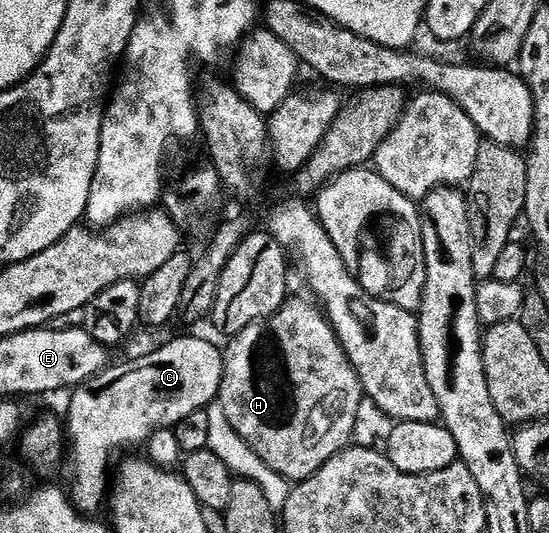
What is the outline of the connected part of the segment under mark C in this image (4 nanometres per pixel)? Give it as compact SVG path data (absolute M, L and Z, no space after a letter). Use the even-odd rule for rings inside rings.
M177 338L174 342L169 342L166 346L161 346L158 350L153 350L150 354L145 354L142 358L137 358L134 362L125 362L122 366L116 364L110 365L108 368L90 378L88 382L81 383L68 395L69 398L69 422L67 421L67 462L73 465L73 494L71 490L71 502L73 506L85 516L96 515L95 512L101 505L106 505L107 495L111 490L111 474L105 469L109 466L109 457L116 450L121 450L124 446L139 447L146 441L147 431L152 432L157 429L167 429L176 427L183 419L190 416L193 412L204 410L207 406L217 401L217 393L221 387L221 377L223 376L223 354L220 349L216 350L211 343L205 338Z

